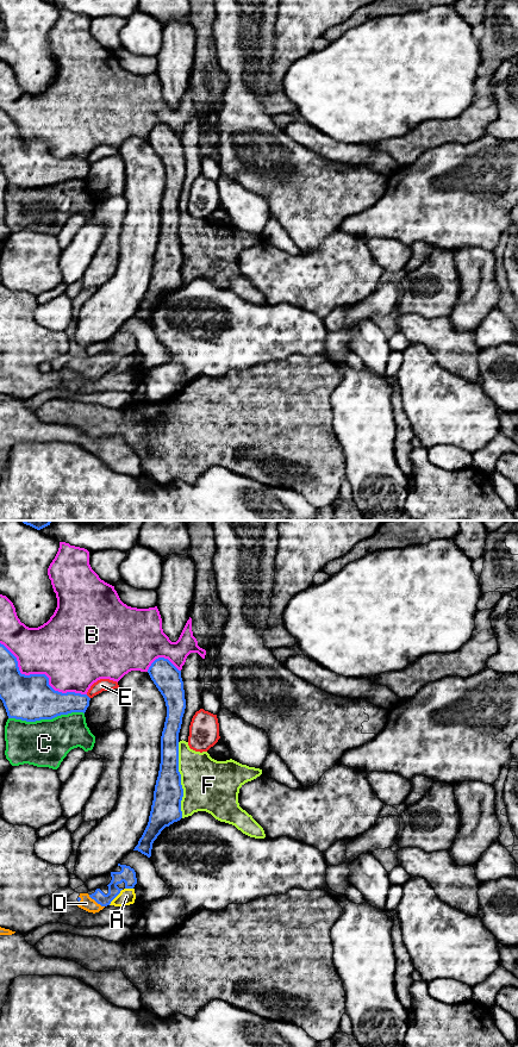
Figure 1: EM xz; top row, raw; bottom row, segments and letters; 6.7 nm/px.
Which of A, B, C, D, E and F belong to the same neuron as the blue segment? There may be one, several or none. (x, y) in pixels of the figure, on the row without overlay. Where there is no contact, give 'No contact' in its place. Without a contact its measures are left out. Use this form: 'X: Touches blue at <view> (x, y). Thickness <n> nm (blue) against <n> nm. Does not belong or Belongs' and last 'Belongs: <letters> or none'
A: Touches blue at xz (116, 362). Thickness 110 nm (blue) against 110 nm. Does not belong
B: Touches blue at xz (41, 141). Thickness 320 nm (blue) against 460 nm. Does not belong
C: Touches blue at xz (45, 185). Thickness 320 nm (blue) against 320 nm. Does not belong
D: Touches blue at xz (97, 368). Thickness 80 nm (blue) against 90 nm. Belongs
E: Touches blue at xz (88, 163). Thickness 180 nm (blue) against 80 nm. Does not belong
F: Touches blue at xz (180, 247). Thickness 200 nm (blue) against 360 nm. Does not belong
Belongs: D

